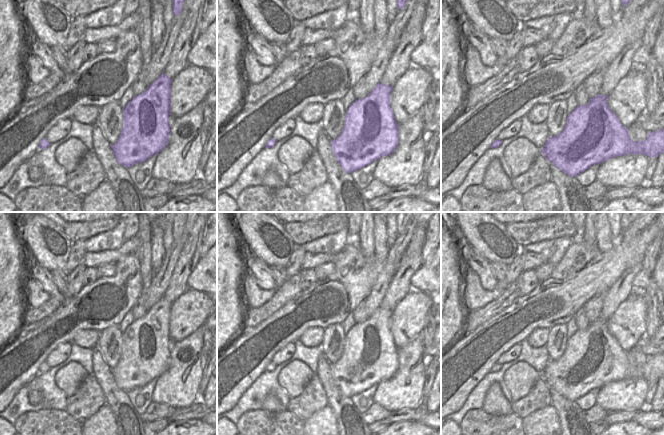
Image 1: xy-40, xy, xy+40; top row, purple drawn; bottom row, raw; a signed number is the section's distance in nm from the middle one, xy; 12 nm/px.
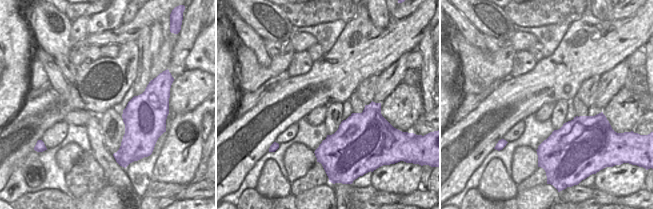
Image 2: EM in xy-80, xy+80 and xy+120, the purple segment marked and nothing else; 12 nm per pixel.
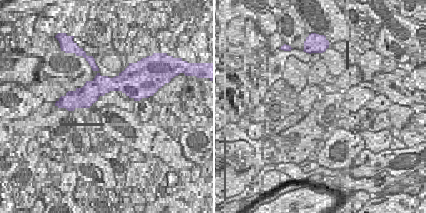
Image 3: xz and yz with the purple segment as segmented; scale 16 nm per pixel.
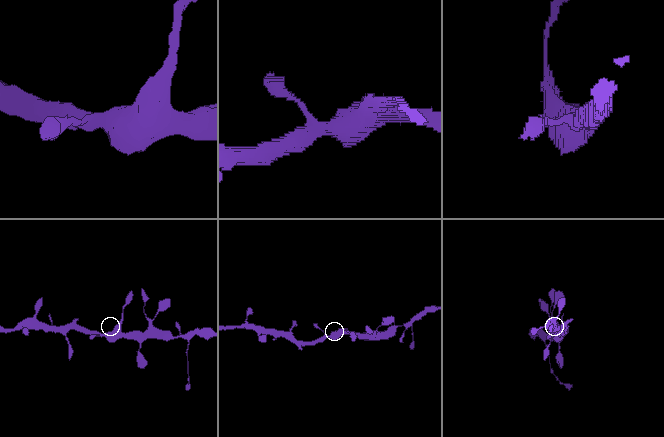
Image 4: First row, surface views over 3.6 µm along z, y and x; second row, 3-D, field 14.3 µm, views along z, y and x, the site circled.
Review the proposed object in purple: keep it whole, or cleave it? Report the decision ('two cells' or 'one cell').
one cell

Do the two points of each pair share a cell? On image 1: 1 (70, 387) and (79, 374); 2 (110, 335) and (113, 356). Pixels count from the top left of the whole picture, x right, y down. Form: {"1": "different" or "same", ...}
{"1": "same", "2": "same"}

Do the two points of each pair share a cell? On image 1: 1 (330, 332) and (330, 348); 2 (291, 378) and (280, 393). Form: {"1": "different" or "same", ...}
{"1": "same", "2": "different"}

